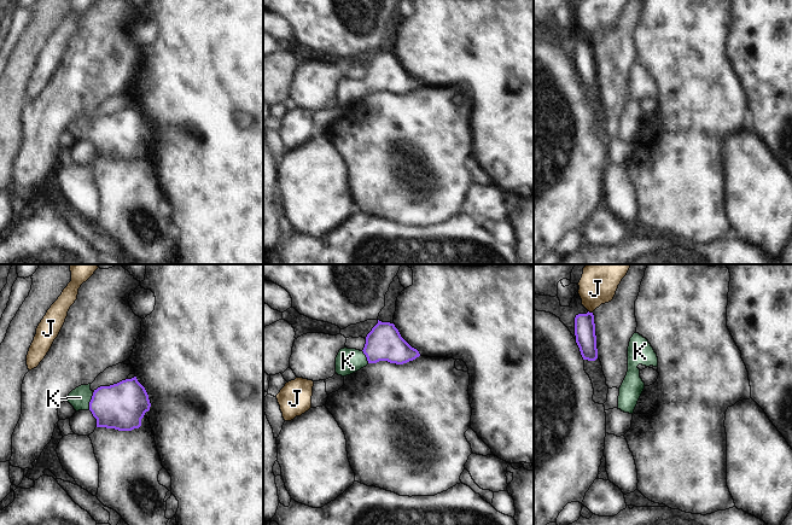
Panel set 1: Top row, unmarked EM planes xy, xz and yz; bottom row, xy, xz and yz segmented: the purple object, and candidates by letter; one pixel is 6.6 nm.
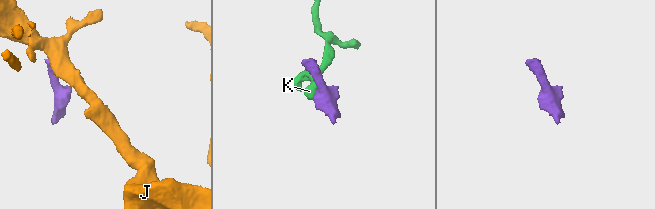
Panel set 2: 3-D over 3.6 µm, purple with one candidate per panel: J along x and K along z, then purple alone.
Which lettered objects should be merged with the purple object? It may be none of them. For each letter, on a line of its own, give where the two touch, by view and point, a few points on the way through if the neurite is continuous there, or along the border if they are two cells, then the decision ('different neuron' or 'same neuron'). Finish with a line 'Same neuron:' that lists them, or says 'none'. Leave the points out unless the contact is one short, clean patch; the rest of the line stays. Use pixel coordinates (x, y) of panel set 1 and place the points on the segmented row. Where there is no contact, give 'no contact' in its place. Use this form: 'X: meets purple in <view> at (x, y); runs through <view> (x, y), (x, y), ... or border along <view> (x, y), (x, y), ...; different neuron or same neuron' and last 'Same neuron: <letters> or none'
J: meets purple in yz at (590, 313); border along yz (588, 310), (592, 313); different neuron
K: meets purple in xy at (91, 401); runs through xy (122, 406), (110, 406), (91, 401), (80, 397); same neuron
Same neuron: K

